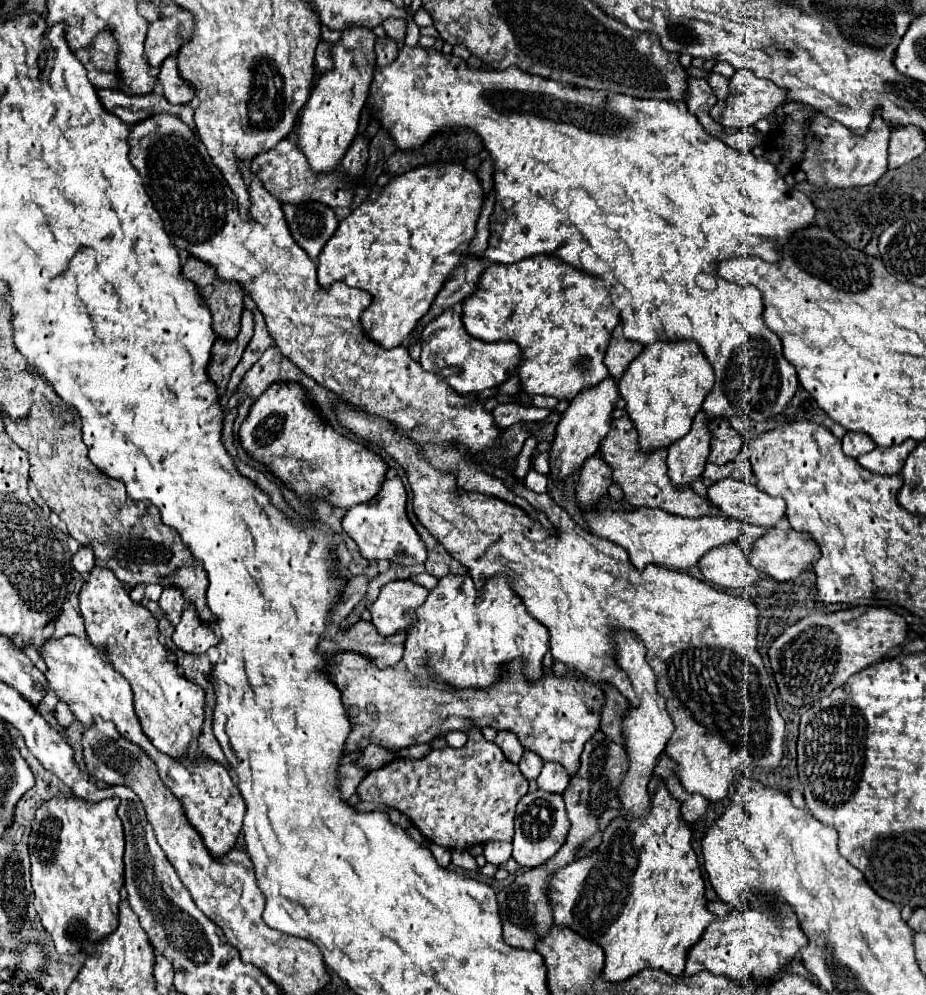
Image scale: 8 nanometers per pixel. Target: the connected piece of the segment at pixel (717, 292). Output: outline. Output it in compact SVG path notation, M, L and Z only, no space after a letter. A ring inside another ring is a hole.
M404 45L398 51L398 57L394 59L394 63L384 65L384 67L378 67L378 65L374 67L374 79L372 79L372 87L370 87L366 105L370 107L372 117L388 131L388 135L394 139L400 151L422 147L440 129L470 127L482 137L482 145L488 149L492 157L492 167L494 167L494 193L496 193L496 203L498 203L494 205L494 213L496 215L500 211L508 213L502 225L496 221L490 221L490 237L488 237L488 249L484 251L484 261L514 263L514 261L522 261L538 253L552 253L560 261L576 269L582 269L588 275L596 275L612 289L610 301L616 309L620 309L620 321L622 321L622 331L626 339L636 341L644 347L652 343L660 343L660 341L696 341L716 373L716 383L702 403L702 411L708 417L734 417L736 415L736 417L742 417L744 421L768 421L780 415L788 407L788 403L792 401L798 389L798 377L796 377L796 369L782 355L782 343L778 335L772 333L762 319L760 291L750 285L742 287L742 285L724 281L716 273L718 261L740 257L740 255L742 257L758 255L764 261L776 263L780 259L778 245L784 245L786 239L800 227L808 227L814 223L816 209L812 201L804 193L788 187L786 181L776 173L776 167L772 163L768 163L762 157L754 157L752 153L736 151L728 147L726 143L722 143L718 137L712 137L700 125L700 121L688 111L684 101L636 99L636 97L618 95L612 91L594 91L594 89L572 87L572 85L564 85L552 79L524 73L518 67L508 67L504 71L472 69L466 65L464 59L456 55L444 55L436 49L424 49L420 45L414 45L414 47ZM504 199L512 199L514 205L510 209L504 209L502 207Z

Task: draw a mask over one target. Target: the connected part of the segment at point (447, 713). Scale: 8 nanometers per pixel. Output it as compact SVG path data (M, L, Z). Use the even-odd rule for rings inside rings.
M356 653L330 655L330 659L326 659L326 665L324 665L324 673L334 681L334 685L342 693L342 705L346 707L346 715L352 723L352 731L344 747L348 755L354 751L366 749L366 745L370 743L376 743L390 751L412 747L418 743L430 743L432 739L446 735L448 729L458 729L458 725L454 723L456 719L470 719L480 729L494 727L496 731L500 729L512 731L520 739L524 749L534 751L536 755L542 757L542 761L560 763L566 769L566 773L574 777L578 771L584 743L598 731L602 705L604 705L604 693L598 685L594 685L592 681L586 681L586 677L576 677L576 671L574 671L574 677L568 677L568 679L558 679L556 675L544 675L536 685L532 685L522 677L520 669L522 669L522 661L516 659L506 667L506 673L494 687L474 691L474 689L446 687L430 679L420 681L406 669L394 669L394 667L378 669L366 657L356 655Z

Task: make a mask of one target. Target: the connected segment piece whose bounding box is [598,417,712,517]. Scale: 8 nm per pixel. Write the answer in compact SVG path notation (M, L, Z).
M628 417L612 421L610 433L600 443L600 457L610 465L614 483L624 491L624 501L632 507L658 507L672 515L682 517L702 517L708 515L712 507L708 499L698 497L690 487L674 487L668 479L666 469L666 449L656 449L652 453L642 453L638 445L638 431Z

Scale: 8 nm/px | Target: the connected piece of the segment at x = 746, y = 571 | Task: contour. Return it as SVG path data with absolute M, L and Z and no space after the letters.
M750 537L740 539L736 543L720 545L720 547L708 551L698 561L698 569L706 581L710 581L718 587L738 589L738 587L752 585L758 581L758 571L750 565L750 561L746 557L750 549L752 549Z

